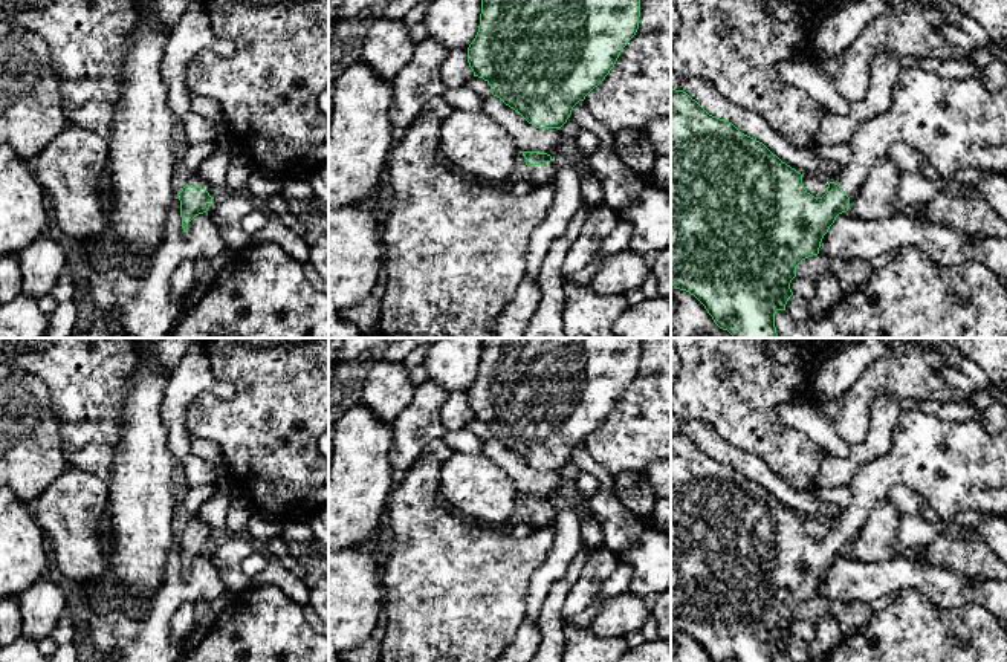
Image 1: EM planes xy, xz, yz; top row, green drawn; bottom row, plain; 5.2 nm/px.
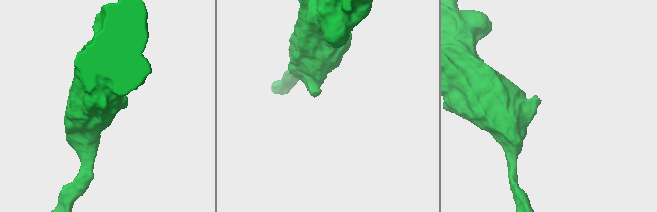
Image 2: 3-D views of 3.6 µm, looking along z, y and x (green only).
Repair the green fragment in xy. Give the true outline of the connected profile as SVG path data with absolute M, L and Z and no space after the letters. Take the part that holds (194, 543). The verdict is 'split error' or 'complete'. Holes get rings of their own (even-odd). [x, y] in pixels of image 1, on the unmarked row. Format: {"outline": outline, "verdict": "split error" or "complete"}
{"outline": "M193 514L188 526L177 535L177 538L180 543L182 570L183 575L186 575L188 566L196 558L206 555L217 537L199 514Z", "verdict": "split error"}

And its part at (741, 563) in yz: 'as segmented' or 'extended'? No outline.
extended

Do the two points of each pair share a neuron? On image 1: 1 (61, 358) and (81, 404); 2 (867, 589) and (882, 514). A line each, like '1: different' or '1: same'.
1: same
2: different

